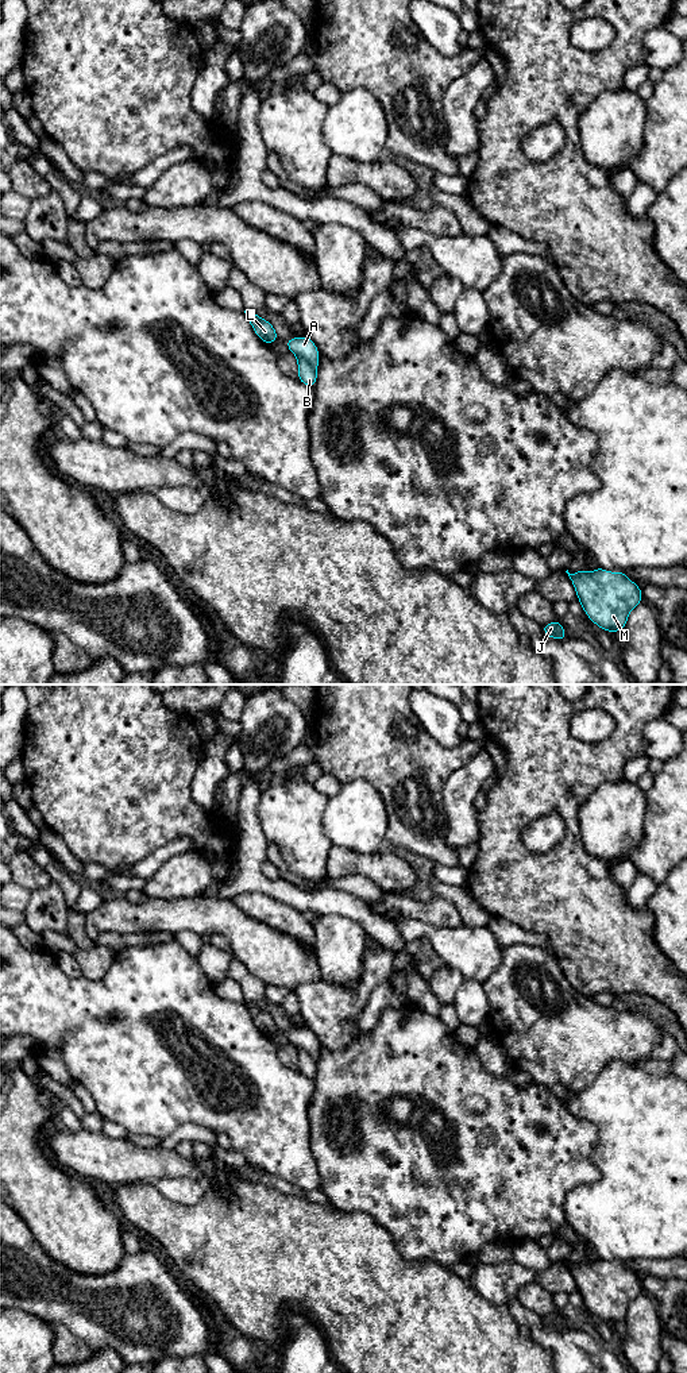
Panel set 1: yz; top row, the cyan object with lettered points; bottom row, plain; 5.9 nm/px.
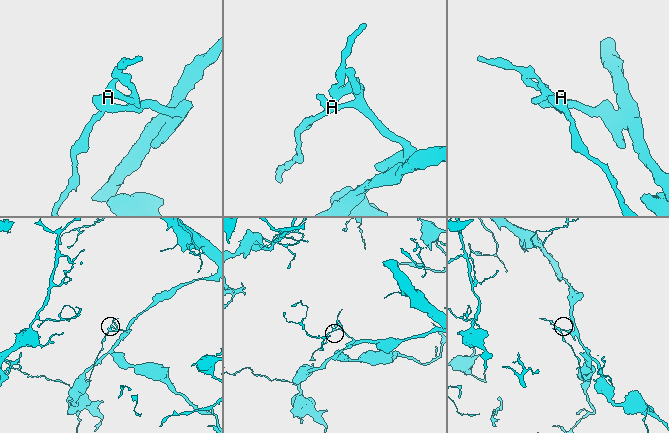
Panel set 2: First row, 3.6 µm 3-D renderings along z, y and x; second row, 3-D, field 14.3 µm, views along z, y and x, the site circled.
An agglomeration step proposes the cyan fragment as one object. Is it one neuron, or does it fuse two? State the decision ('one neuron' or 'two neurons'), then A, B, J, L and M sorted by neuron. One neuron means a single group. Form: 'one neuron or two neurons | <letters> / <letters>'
two neurons | A L / B J M

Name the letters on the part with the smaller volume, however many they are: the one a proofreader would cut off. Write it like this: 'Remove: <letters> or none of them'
Remove: A, L

